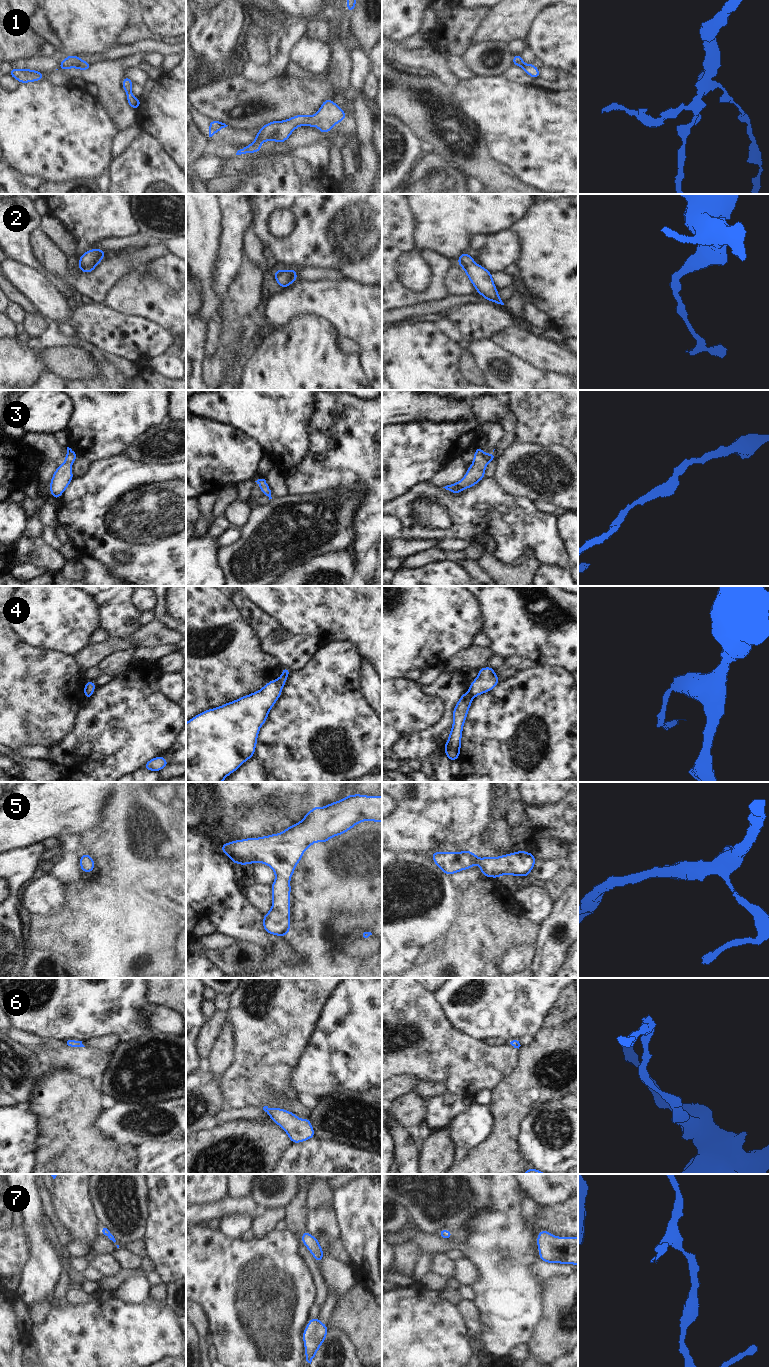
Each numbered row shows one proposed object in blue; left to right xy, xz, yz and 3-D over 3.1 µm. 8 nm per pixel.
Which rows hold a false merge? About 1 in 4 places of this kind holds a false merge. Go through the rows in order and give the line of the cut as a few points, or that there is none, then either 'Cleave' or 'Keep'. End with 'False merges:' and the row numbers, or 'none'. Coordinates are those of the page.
1: Split along xz (255, 138), (261, 141). Cleave
2: No split. Keep
3: No split. Keep
4: Split along xz (282, 674), (287, 676). Cleave
5: No split. Keep
6: No split. Keep
7: No split. Keep
False merges: 1, 4.

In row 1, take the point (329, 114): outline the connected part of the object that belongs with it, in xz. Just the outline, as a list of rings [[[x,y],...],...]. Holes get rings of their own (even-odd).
[[[327,99],[323,101],[315,115],[295,115],[284,121],[272,121],[260,128],[259,133],[255,135],[255,139],[261,142],[277,141],[283,143],[301,125],[310,127],[317,125],[319,132],[326,133],[331,131],[336,123],[344,121],[346,115],[333,100]]]

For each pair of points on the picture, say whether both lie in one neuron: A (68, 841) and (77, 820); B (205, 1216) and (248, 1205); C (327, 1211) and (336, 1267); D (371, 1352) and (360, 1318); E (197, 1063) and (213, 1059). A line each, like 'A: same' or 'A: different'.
A: different
B: same
C: same
D: same
E: different

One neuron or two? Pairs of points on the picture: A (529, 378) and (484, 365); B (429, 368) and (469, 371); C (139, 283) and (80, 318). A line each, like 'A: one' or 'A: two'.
A: one
B: two
C: two

